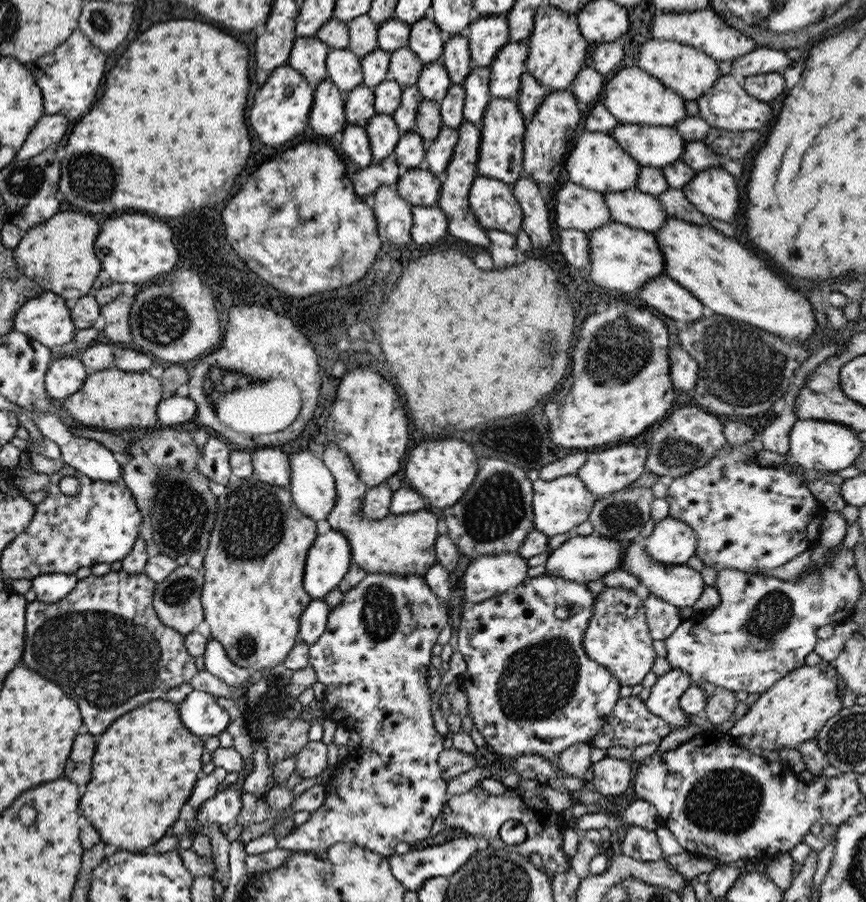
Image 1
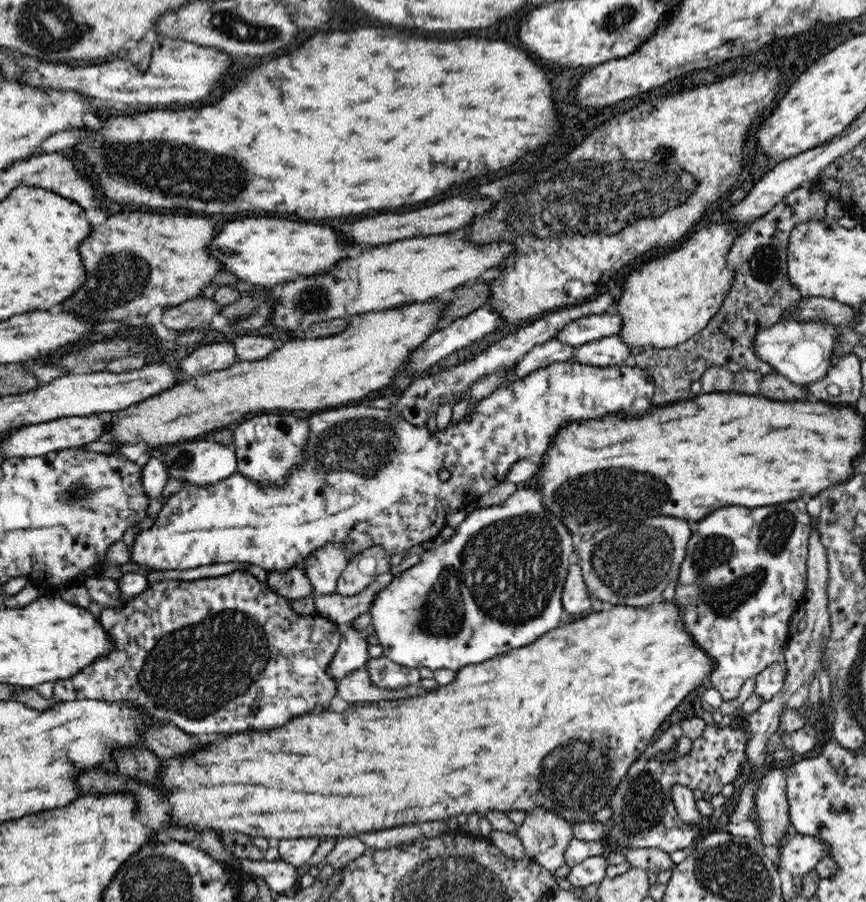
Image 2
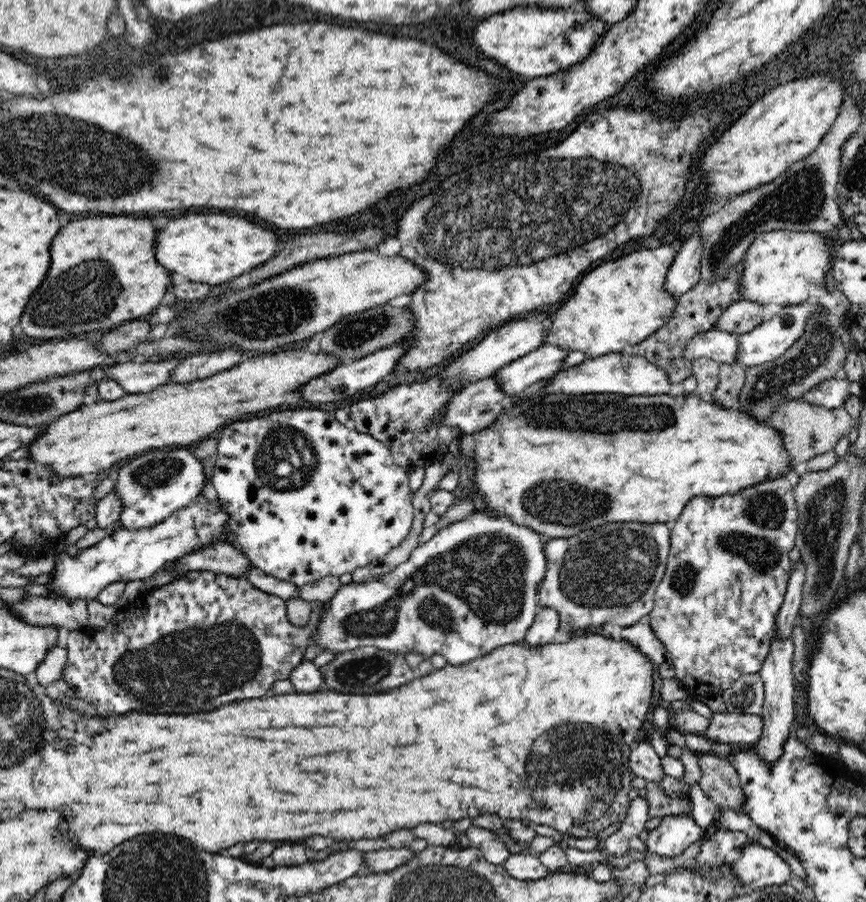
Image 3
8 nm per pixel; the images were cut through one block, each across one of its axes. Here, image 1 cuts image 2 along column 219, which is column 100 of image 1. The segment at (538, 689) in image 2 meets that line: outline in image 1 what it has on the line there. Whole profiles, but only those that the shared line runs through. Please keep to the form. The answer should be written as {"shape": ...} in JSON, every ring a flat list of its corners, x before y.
{"shape":[[164,699,124,714,98,740,92,778,80,800,102,840,111,848,149,851,178,820,202,768,205,739,193,734,180,719,179,706]]}

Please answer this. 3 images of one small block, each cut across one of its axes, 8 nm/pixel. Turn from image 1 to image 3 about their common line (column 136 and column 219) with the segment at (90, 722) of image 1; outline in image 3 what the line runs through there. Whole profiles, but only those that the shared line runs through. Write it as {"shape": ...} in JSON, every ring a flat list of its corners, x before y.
{"shape":[[204,569,188,571,182,578,177,578,170,584,154,588,130,600,130,602,118,609,114,618,106,626,97,630,70,631,66,645,68,660,66,660,62,680,72,687,76,698,94,705,100,715,124,714,128,710,164,712,164,714,192,714,192,712,198,712,198,710,200,712,210,712,214,708,218,710,224,704,234,704,234,702,240,702,240,700,262,698,271,694,271,689,276,682,290,678,292,670,303,661,304,651,312,646,315,641,313,640,313,634,325,608,325,603,314,602,306,626,294,626,289,621,285,601,279,596,254,588,245,577,236,578]]}

